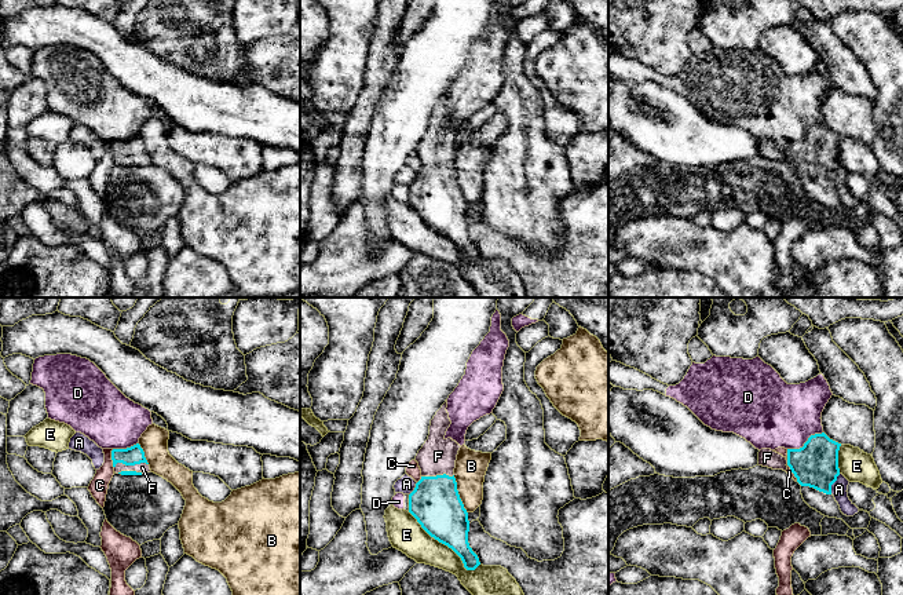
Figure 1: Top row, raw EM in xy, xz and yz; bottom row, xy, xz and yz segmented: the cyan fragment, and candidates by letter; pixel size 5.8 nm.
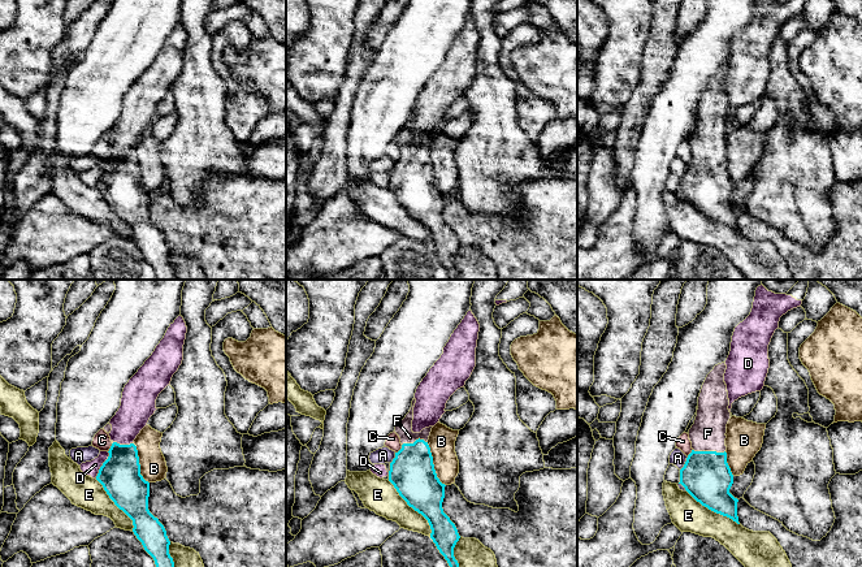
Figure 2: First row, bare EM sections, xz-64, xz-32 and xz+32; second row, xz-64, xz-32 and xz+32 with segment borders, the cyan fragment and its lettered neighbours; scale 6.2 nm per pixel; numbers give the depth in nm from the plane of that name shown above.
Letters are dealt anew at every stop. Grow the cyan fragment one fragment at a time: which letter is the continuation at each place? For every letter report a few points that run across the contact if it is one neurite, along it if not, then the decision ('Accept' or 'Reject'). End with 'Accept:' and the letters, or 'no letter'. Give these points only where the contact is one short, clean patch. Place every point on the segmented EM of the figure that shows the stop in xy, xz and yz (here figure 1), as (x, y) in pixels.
A: Line: yz (840, 474), (832, 485), (830, 493). Reject
B: Line: xz (453, 475), (459, 497), (467, 513). Reject
C: Line: xy (112, 449), (113, 467). Reject
D: Reject
E: Reject
F: Line: xy (134, 455), (130, 464), (142, 467). Accept
Accept: F

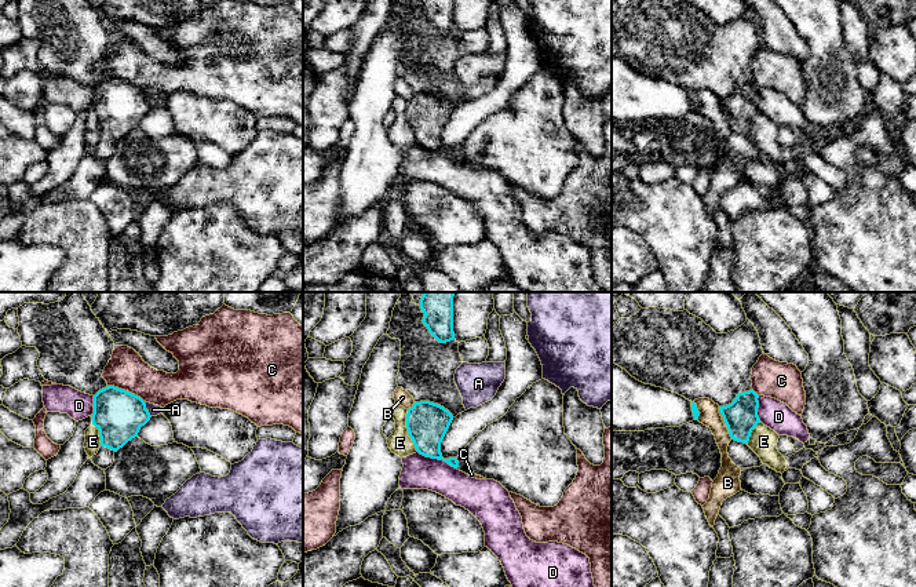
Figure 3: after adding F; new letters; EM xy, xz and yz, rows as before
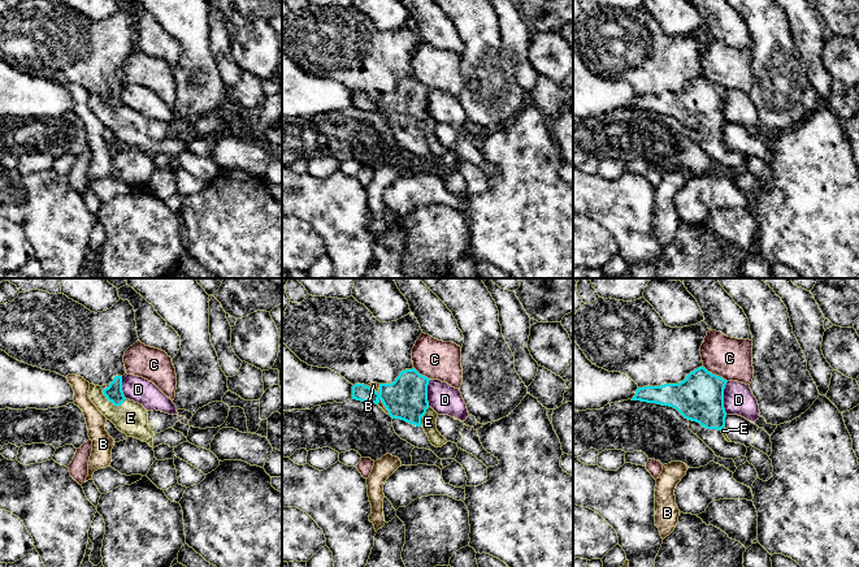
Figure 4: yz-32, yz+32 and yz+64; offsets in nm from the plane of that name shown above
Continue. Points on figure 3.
A: Line: xy (143, 401), (150, 416). Reject
B: Line: yz (726, 427), (732, 438). Reject
C: Reject
D: Reject
E: Line: xz (407, 409), (407, 431), (418, 451). Reject
Accept: no letter

